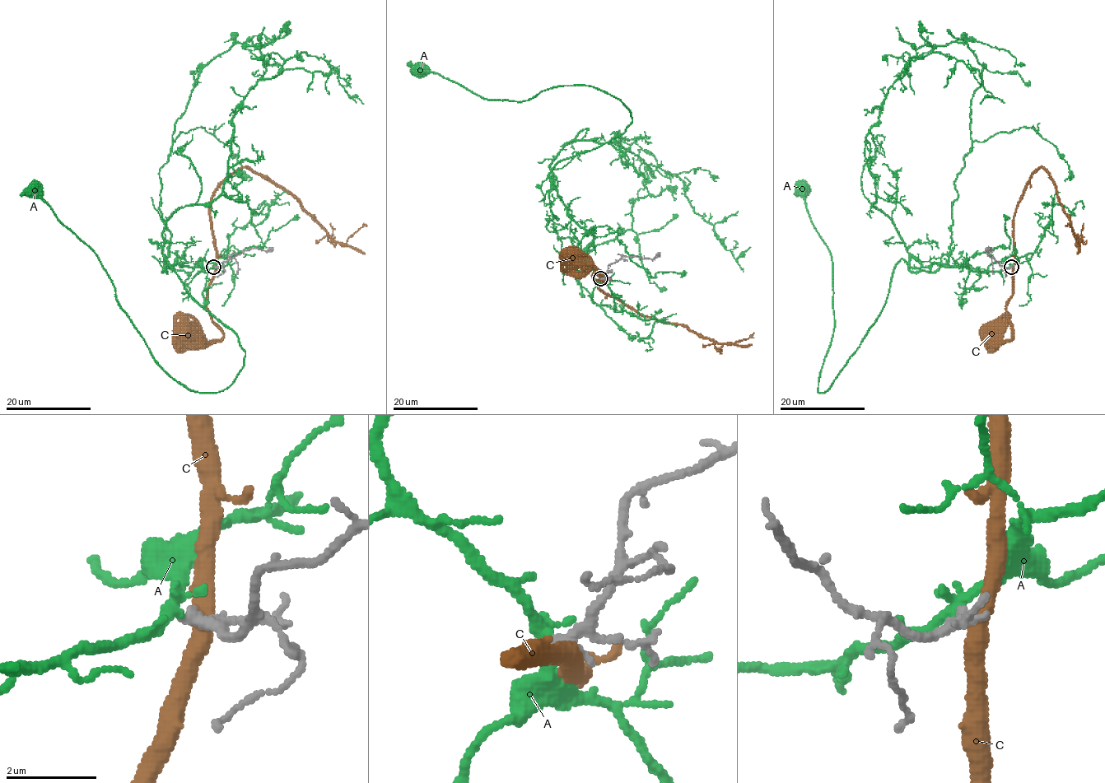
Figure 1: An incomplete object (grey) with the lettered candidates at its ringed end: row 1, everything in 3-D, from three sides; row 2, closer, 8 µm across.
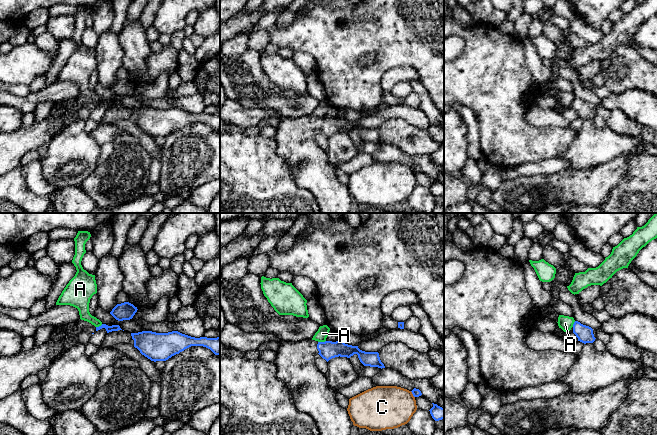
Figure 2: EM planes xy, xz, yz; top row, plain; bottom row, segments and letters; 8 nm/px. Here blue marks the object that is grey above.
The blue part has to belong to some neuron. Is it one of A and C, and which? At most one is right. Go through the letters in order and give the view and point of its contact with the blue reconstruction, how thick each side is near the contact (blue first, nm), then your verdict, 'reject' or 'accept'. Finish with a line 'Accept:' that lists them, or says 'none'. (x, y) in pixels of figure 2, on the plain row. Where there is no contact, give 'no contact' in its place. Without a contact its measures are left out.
A: meets blue in xz at (321, 118); 140 nm thick on the blue side, 90 nm on the other; reject
C: meets blue in xz at (412, 169); 60 nm thick on the blue side, 360 nm on the other; reject
Accept: none

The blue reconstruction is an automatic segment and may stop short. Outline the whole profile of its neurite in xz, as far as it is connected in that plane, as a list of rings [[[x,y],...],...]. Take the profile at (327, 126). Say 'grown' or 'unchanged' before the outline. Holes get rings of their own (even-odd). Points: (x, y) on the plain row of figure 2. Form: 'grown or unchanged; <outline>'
grown; [[[304,115],[299,118],[284,118],[277,126],[274,140],[277,142],[277,153],[283,156],[289,167],[294,171],[296,184],[303,189],[310,191],[317,199],[321,213],[349,213],[353,198],[350,195],[347,185],[342,184],[336,177],[336,167],[332,166],[326,155],[326,150],[319,147],[315,140],[315,132],[319,130],[327,138],[335,133],[350,134],[358,131],[364,142],[385,144],[381,138],[378,128],[365,128],[358,124],[345,120],[342,115],[332,118],[318,118]]]

